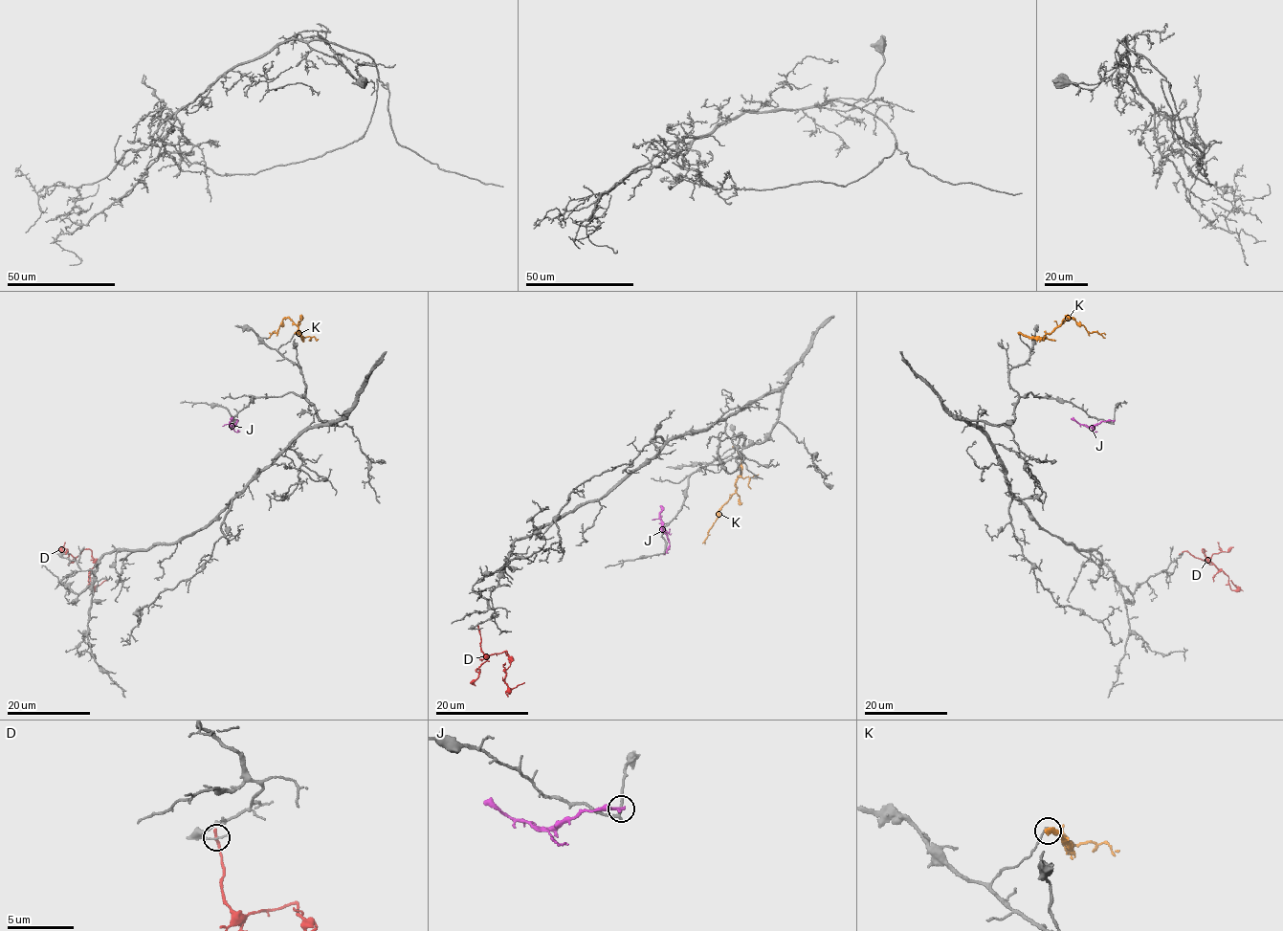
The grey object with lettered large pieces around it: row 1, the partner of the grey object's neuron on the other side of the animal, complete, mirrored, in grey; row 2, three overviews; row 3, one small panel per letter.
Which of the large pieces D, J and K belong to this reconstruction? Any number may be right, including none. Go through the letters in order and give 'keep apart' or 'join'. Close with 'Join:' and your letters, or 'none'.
D: keep apart
J: keep apart
K: keep apart
Join: none

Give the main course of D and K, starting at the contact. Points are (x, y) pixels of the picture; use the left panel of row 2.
D: (66, 553), (71, 560), (82, 549), (91, 551), (94, 566), (89, 577), (89, 587), (92, 589), (108, 580)
K: (296, 333), (302, 337), (288, 318), (282, 320), (276, 333), (270, 334)

